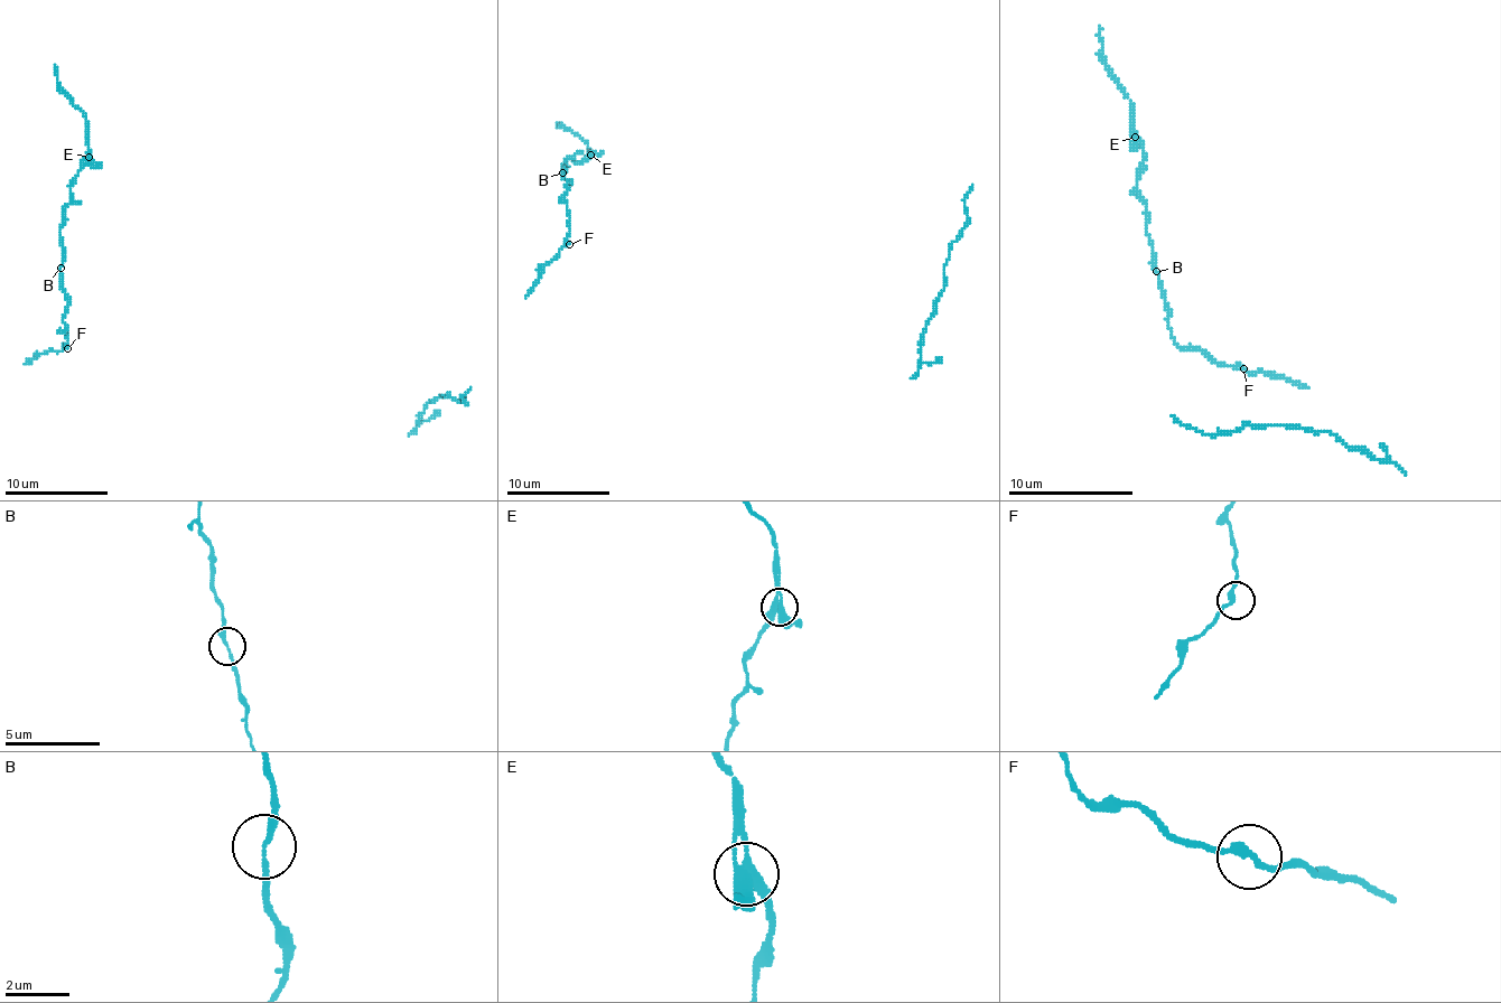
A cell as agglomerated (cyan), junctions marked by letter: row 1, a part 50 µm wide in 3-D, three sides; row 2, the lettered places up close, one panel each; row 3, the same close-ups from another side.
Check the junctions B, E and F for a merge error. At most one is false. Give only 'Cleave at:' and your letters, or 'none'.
Cleave at: none

